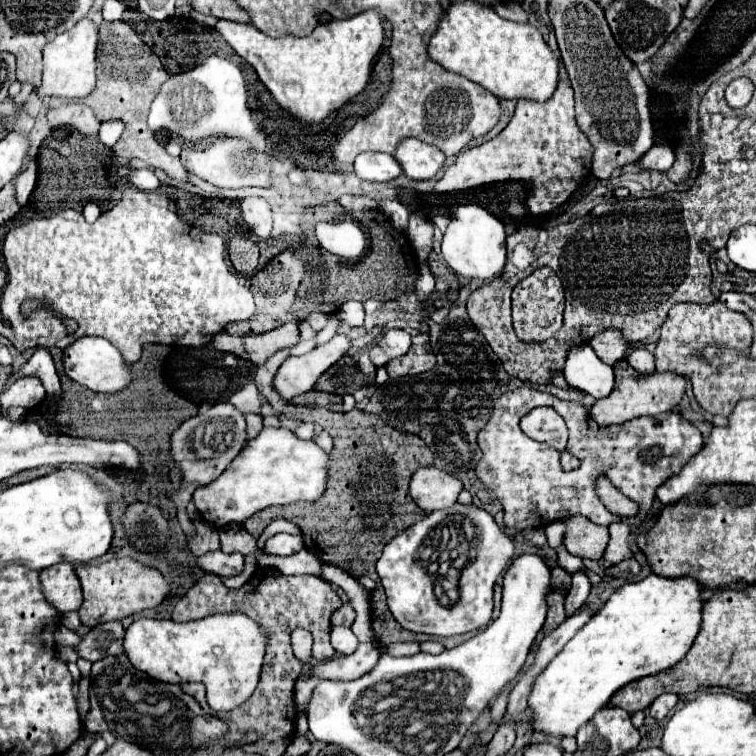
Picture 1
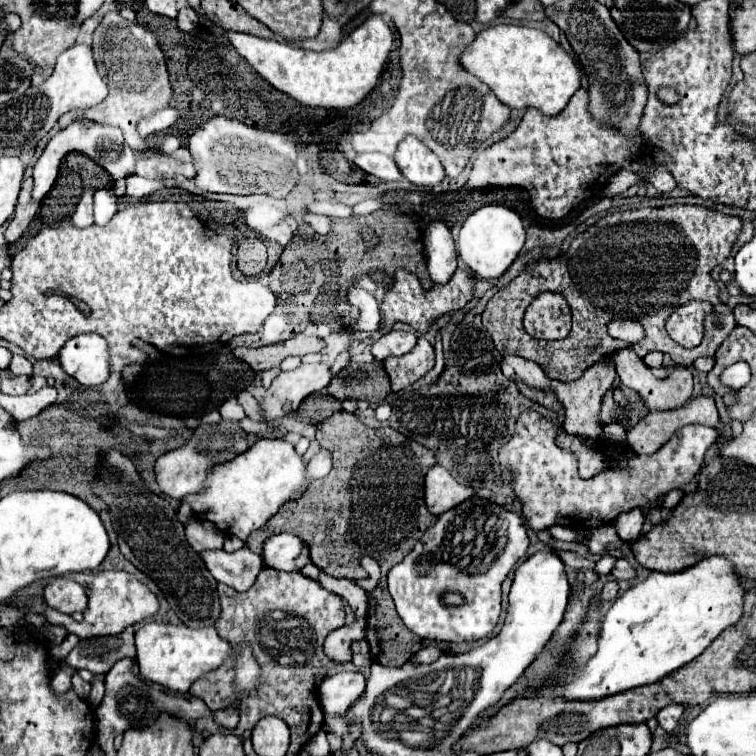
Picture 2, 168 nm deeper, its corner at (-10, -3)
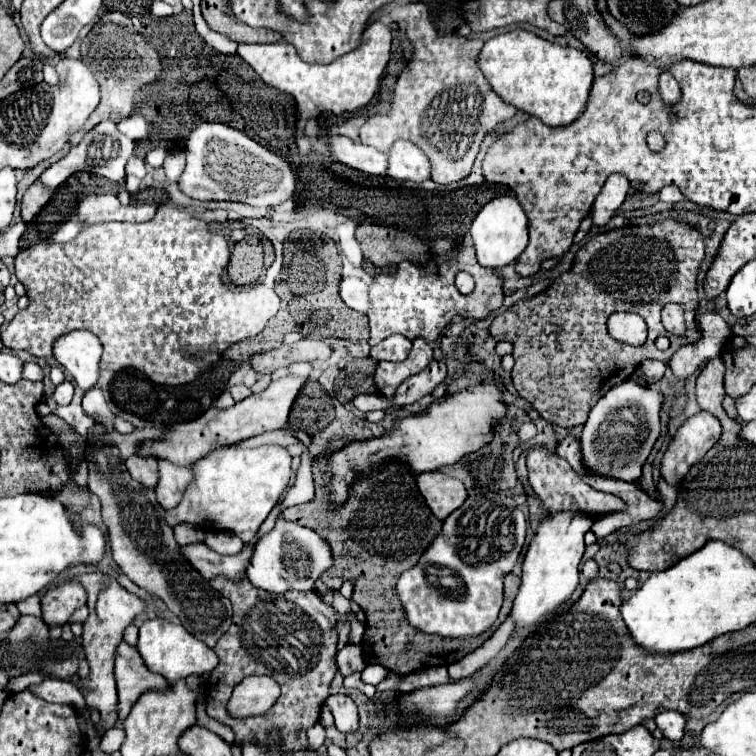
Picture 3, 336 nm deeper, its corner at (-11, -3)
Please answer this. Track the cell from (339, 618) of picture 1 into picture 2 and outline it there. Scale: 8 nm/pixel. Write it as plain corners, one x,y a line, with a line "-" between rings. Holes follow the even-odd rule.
356,619
352,625
344,625
338,631
332,631
324,641
326,657
336,663
352,661
350,643
356,639
364,639
364,635
366,635
366,619

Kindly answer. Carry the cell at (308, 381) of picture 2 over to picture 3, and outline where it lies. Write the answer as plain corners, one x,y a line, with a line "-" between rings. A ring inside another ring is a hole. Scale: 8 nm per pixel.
287,375
283,379
273,381
263,393
251,395
243,399
241,403
235,403
229,409
217,409
211,407
207,409
199,419
189,421
189,423
177,423
173,425
163,439
159,441
143,441
139,447
139,455
153,455
159,459
169,459
177,465
183,463
195,463
203,455
207,455
215,445
227,445
227,443
237,443
241,439
249,439
255,435
261,435
265,431
273,429
283,429
289,421
291,407
301,391
301,387
309,381
309,377
297,377
297,375

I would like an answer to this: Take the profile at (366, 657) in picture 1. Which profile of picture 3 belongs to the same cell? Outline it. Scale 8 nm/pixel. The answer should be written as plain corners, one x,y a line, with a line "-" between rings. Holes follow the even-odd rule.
337,693
337,695
329,695
325,705
329,707
329,711
335,717
335,727
341,733
349,733
355,731
359,727
359,717
357,717
357,705
353,703
353,699
349,695

